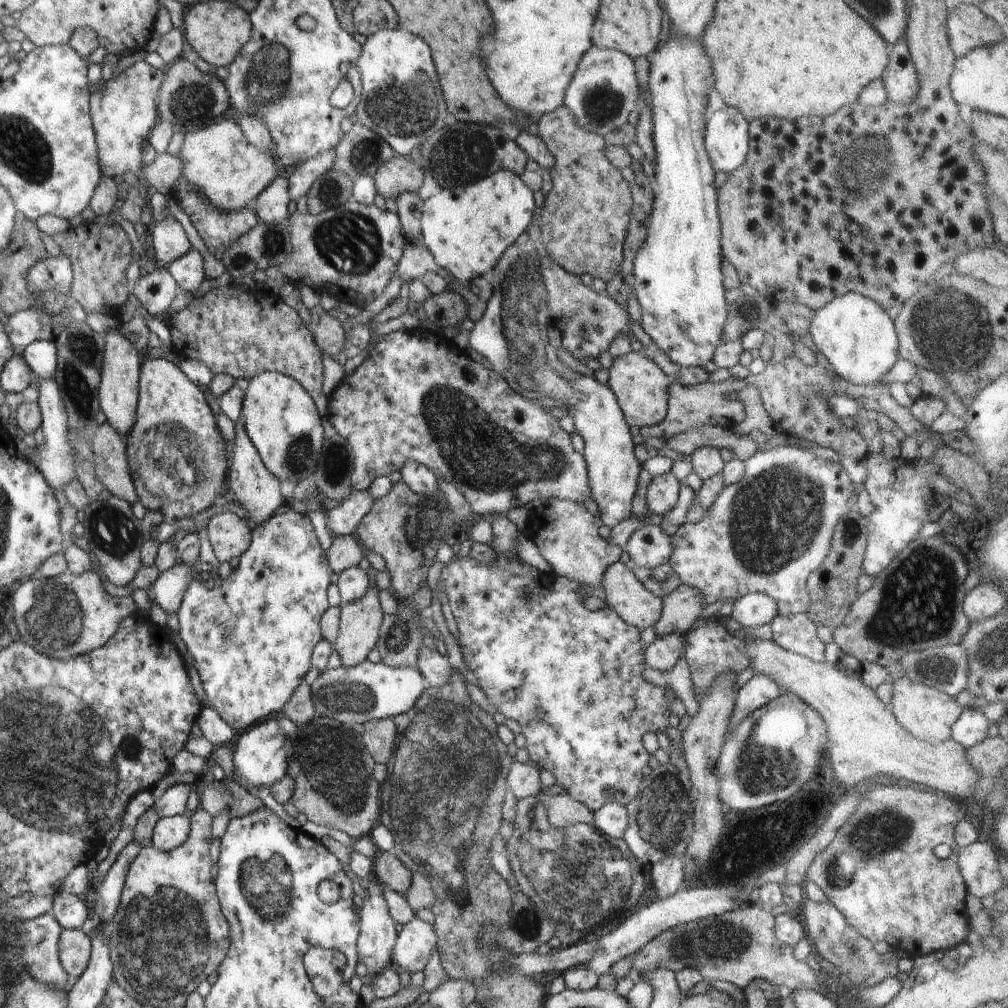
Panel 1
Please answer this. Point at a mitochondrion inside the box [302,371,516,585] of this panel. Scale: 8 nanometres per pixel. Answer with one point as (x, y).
(423, 522)

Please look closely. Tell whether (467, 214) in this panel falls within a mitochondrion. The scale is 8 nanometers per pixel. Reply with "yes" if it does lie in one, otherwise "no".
no

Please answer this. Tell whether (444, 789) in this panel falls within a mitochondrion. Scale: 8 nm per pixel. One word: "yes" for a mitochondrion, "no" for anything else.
yes

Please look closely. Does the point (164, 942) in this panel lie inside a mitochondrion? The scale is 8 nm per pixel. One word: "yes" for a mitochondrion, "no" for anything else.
yes

